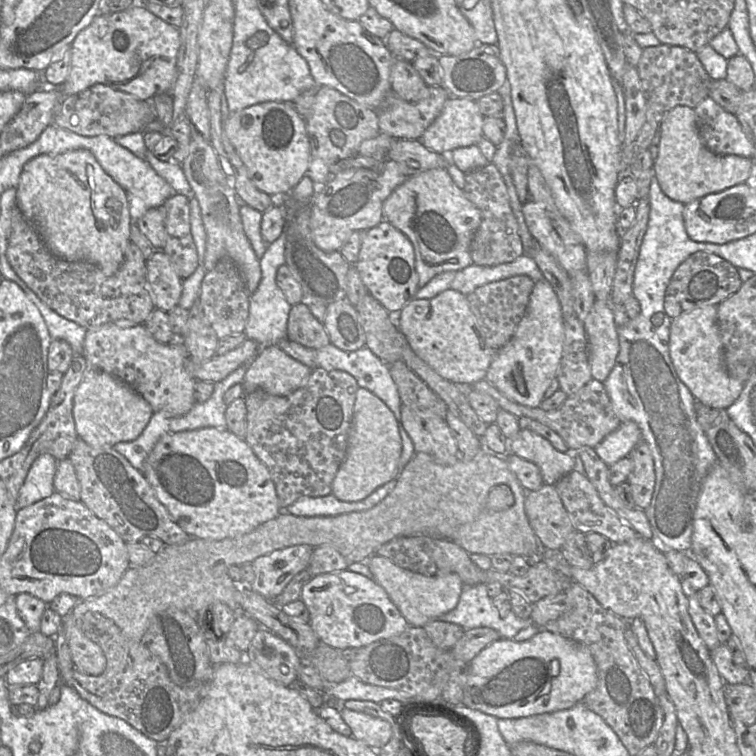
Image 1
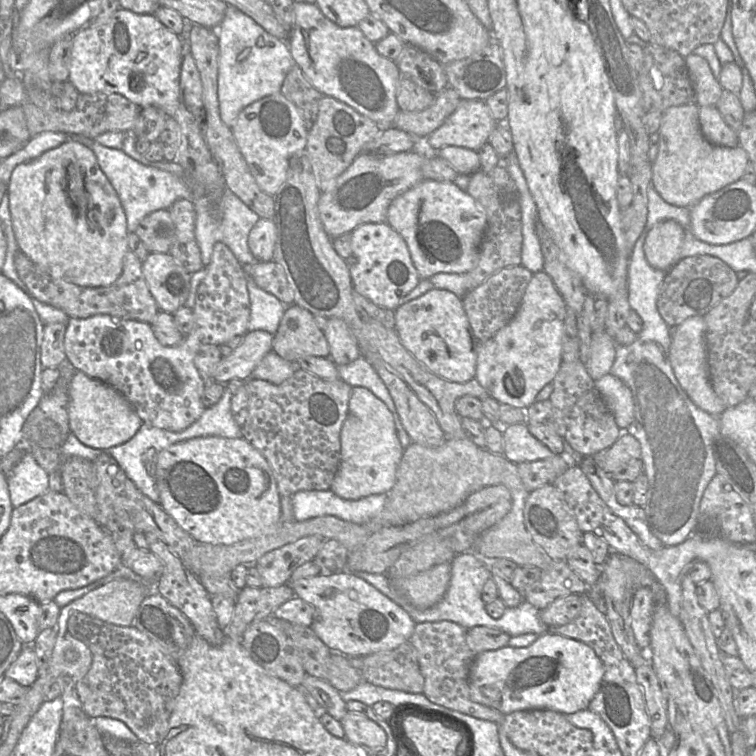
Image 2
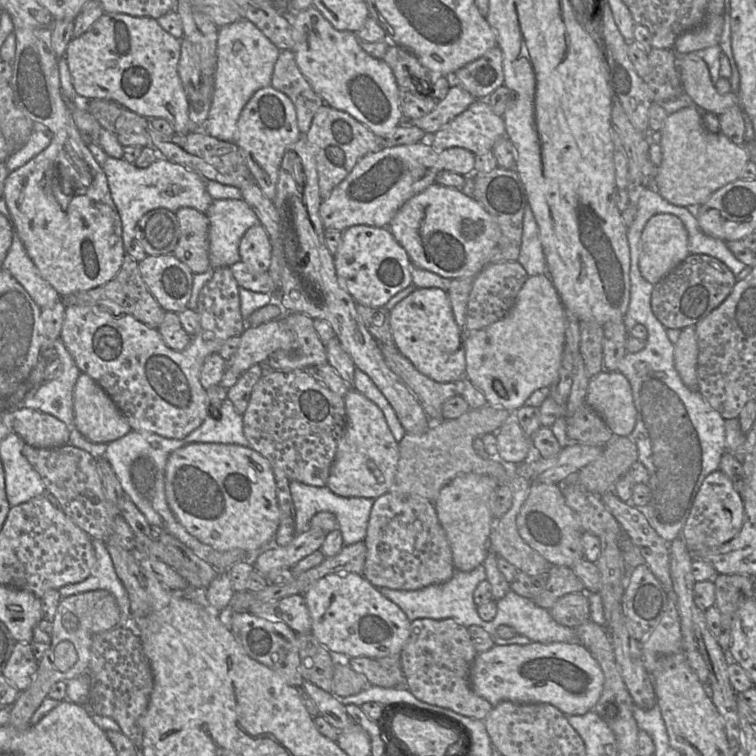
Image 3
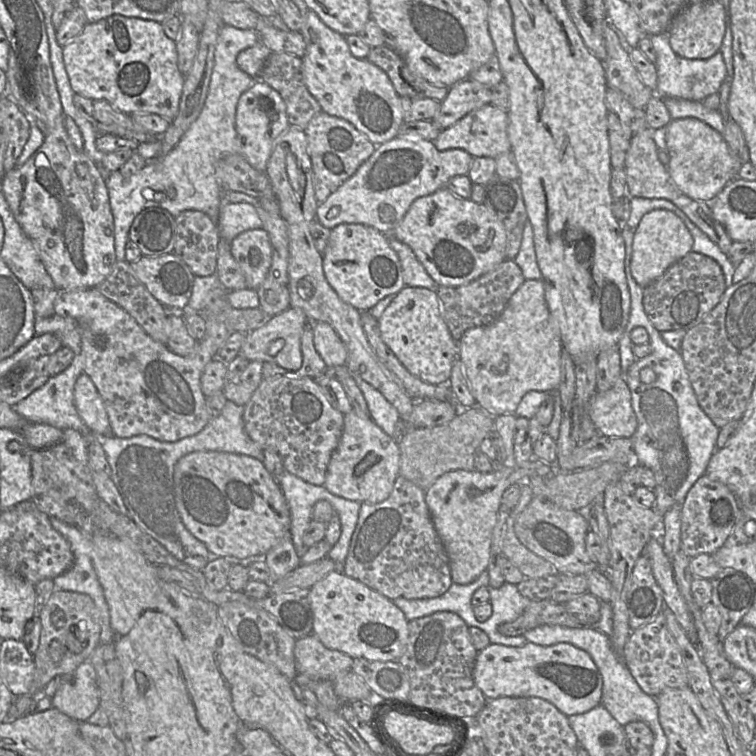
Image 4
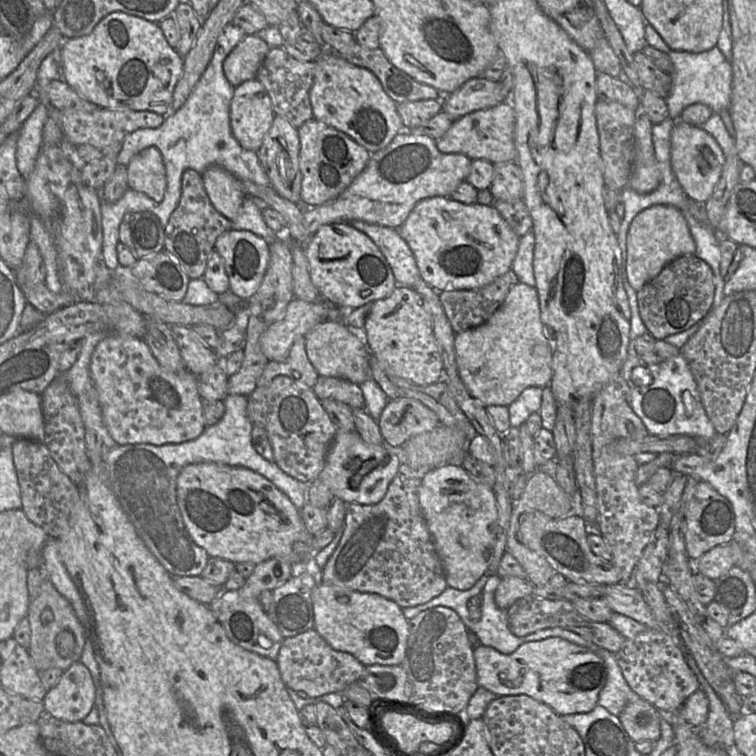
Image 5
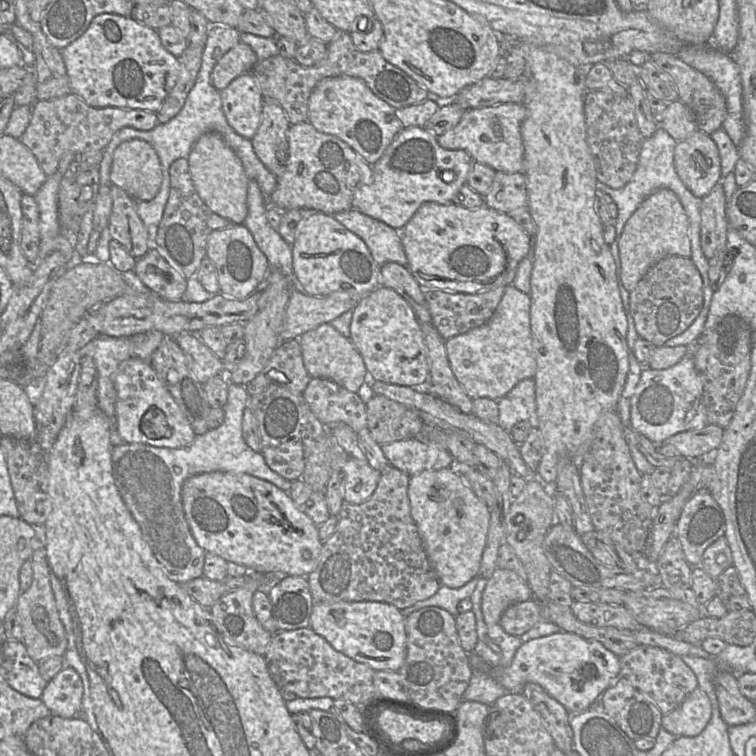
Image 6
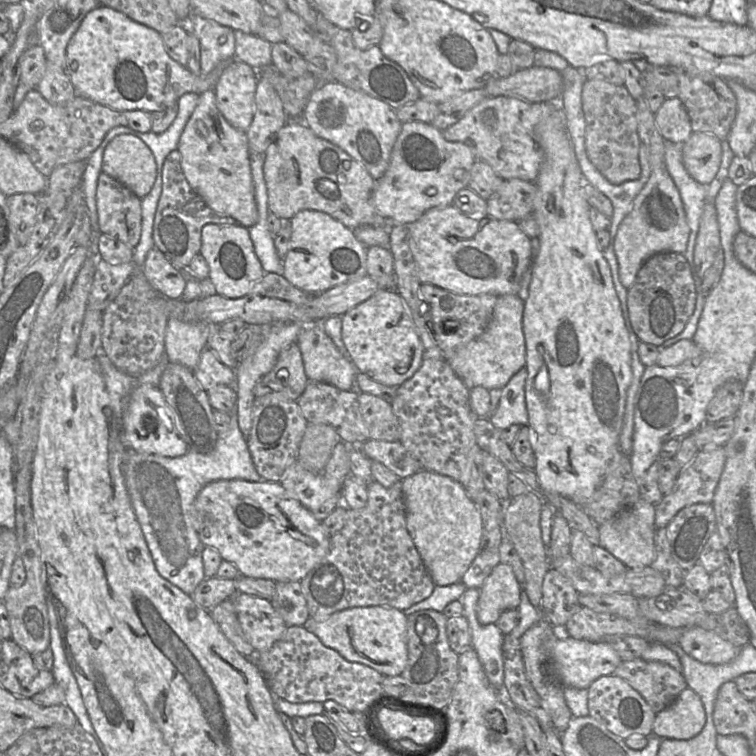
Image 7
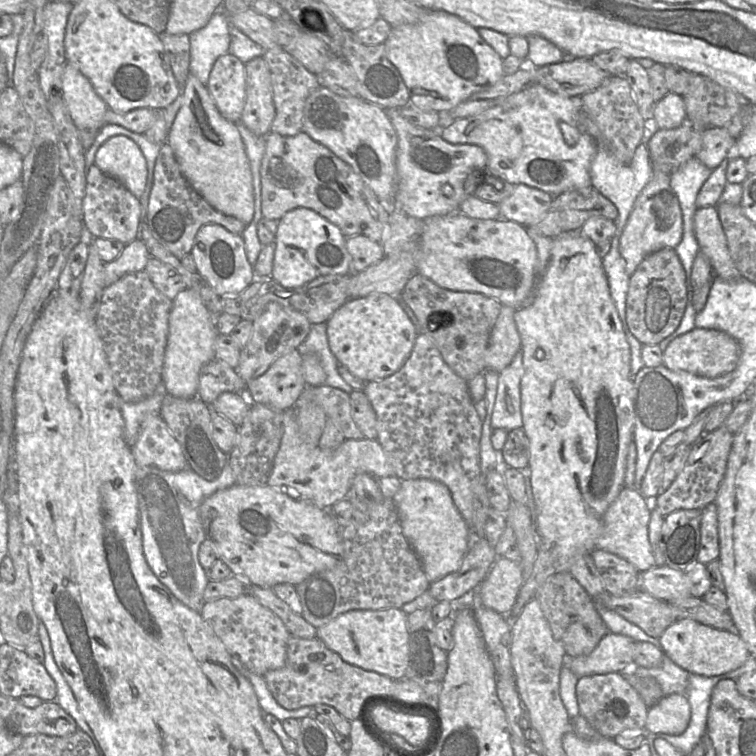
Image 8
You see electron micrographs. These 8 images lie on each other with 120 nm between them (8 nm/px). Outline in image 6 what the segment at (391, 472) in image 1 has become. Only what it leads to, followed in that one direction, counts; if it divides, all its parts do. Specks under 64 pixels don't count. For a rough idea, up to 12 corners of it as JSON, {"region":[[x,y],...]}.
{"region":[[334,441],[332,470],[344,473],[344,500],[362,504],[382,473]]}

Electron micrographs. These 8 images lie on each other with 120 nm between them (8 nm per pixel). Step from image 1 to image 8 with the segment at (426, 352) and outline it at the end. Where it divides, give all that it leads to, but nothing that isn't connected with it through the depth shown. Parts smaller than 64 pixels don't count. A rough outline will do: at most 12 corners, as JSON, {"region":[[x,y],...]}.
{"region":[[398,296],[349,299],[328,346],[365,382],[397,372],[418,334]]}

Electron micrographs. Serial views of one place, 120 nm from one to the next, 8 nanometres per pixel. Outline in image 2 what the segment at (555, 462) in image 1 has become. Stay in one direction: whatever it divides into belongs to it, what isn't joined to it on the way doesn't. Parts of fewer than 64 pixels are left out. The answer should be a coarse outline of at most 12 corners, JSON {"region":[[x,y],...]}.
{"region":[[527,423],[502,427],[502,454],[512,463],[555,455]]}

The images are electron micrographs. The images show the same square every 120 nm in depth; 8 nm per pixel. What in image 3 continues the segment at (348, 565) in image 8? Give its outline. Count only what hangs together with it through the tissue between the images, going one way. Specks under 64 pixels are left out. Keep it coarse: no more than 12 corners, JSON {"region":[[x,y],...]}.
{"region":[[374,499],[362,575],[418,590],[456,570],[433,502]]}

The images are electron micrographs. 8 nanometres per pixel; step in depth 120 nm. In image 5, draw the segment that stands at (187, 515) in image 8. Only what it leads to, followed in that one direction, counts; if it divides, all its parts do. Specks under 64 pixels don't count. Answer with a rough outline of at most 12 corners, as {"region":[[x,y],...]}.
{"region":[[247,396],[197,438],[106,449],[108,484],[171,577],[209,555],[176,501],[181,470],[252,470],[301,511],[308,484],[253,448]]}

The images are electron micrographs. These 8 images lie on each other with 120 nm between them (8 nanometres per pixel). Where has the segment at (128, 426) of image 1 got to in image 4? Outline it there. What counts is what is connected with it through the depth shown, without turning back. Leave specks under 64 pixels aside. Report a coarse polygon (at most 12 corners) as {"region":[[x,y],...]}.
{"region":[[84,373],[74,404],[96,437],[112,436],[102,397]]}

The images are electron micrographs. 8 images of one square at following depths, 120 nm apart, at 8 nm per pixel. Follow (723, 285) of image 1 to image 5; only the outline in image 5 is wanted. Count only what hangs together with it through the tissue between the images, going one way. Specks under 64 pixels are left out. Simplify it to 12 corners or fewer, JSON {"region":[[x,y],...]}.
{"region":[[695,255],[667,264],[637,291],[655,340],[712,309],[711,267]]}

